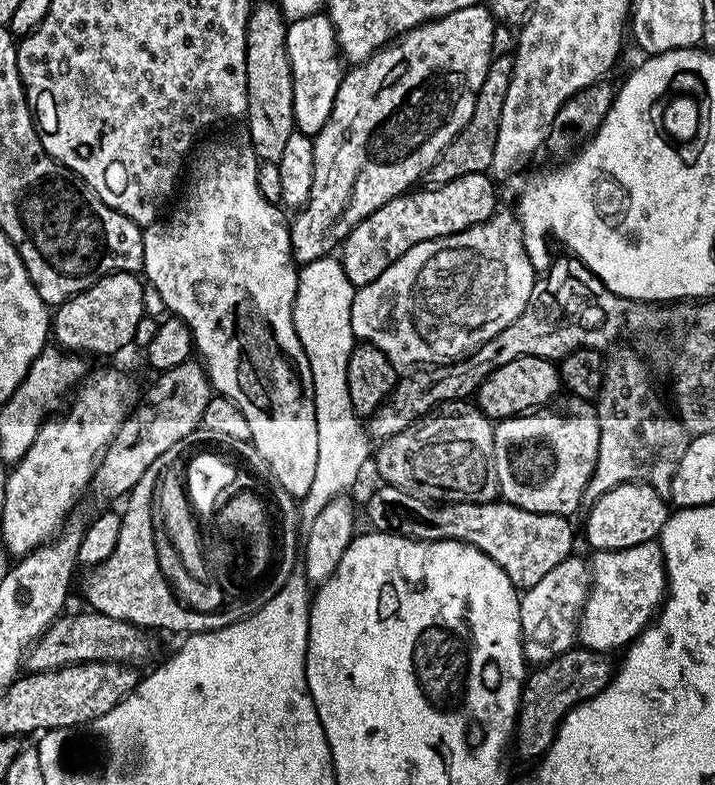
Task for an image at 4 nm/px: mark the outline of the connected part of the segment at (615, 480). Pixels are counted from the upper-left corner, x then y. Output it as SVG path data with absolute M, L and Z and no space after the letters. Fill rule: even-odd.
M616 356L613 360L609 359L604 365L604 381L594 407L598 418L598 458L594 474L588 479L584 491L583 503L593 505L596 500L622 483L649 484L657 492L668 494L678 464L687 450L690 433L679 415L673 414L670 408L668 413L667 406L652 389L652 384L648 381L647 366L636 356Z

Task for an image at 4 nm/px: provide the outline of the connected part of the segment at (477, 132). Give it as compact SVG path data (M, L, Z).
M512 56L493 59L486 78L482 78L482 86L474 102L474 114L470 114L470 122L440 152L422 180L425 185L439 186L446 182L454 182L454 178L466 178L466 174L487 173L492 167L494 142L498 142L498 122L502 118L502 102L506 98L506 90L510 86Z

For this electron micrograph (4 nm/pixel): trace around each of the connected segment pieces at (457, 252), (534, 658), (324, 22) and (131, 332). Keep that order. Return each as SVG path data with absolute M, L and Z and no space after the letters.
M497 210L485 224L467 228L453 236L438 236L435 240L418 242L418 246L410 246L410 250L406 250L406 254L402 254L402 258L398 258L386 270L382 270L382 274L378 274L378 278L374 278L374 282L357 288L350 310L352 335L357 341L378 346L378 350L382 350L386 354L386 358L390 358L390 362L398 370L412 370L417 366L451 364L453 360L461 360L464 356L476 352L478 346L490 342L490 338L494 338L494 334L506 330L506 326L510 326L510 322L514 322L514 318L518 318L518 314L522 314L522 310L530 298L530 290L536 285L537 279L538 273L532 267L530 258L526 254L524 235L520 233L520 221L517 213Z
M573 554L566 557L554 570L549 570L534 586L523 589L520 598L520 633L525 661L539 666L550 662L558 654L569 652L578 640L580 612L588 597L590 568Z
M315 14L293 20L287 25L285 46L288 48L293 80L293 122L295 131L315 138L326 126L338 86L346 71L340 47L336 45L336 31L327 15Z
M112 272L64 301L55 309L50 320L50 332L55 343L63 351L89 357L112 356L129 347L135 338L138 322L145 316L144 285L145 281L137 273Z

